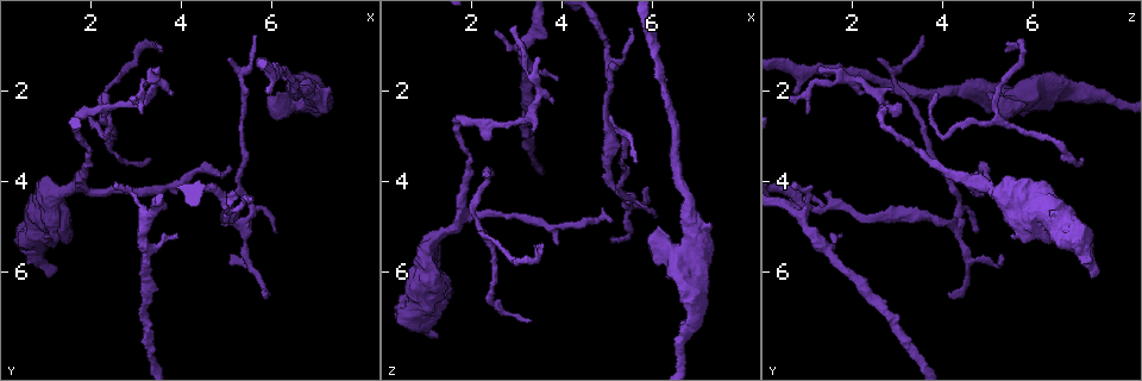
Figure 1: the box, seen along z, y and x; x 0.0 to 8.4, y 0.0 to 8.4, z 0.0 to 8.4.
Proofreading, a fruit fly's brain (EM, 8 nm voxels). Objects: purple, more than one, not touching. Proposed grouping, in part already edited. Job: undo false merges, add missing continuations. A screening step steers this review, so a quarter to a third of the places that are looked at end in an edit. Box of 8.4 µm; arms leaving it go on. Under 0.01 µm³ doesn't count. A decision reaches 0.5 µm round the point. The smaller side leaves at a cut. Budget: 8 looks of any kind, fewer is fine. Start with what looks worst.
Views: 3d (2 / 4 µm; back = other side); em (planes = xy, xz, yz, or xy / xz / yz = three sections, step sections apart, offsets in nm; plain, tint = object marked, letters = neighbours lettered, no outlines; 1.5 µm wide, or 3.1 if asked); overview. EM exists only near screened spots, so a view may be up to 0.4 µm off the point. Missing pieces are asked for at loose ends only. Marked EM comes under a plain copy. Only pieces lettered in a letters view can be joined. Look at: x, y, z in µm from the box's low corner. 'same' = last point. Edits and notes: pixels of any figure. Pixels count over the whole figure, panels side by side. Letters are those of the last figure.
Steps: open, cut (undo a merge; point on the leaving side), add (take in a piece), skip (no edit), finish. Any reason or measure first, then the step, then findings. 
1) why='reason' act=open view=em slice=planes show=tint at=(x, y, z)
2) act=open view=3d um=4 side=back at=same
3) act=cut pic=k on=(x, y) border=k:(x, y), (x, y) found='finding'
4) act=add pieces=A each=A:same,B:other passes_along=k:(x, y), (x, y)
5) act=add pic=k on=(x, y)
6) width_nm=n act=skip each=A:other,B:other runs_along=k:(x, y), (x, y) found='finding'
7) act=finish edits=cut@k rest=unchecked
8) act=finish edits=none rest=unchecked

why='tapers out' act=open view=em slice=planes show=tint at=(3.55, 1.20, 5.35)

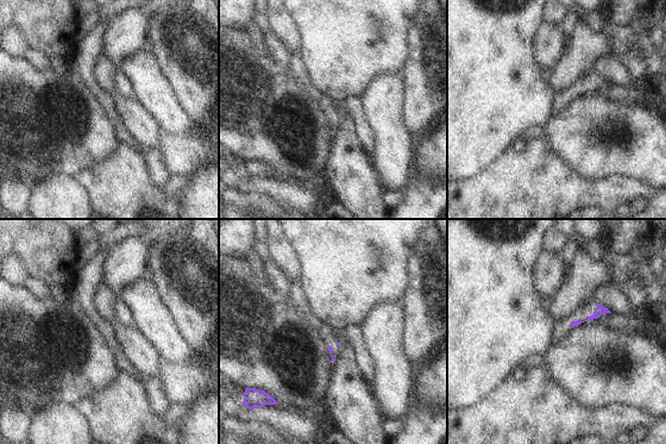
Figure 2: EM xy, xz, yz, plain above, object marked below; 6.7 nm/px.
why='what lies round it' act=open view=em slice=planes show=letters at=same

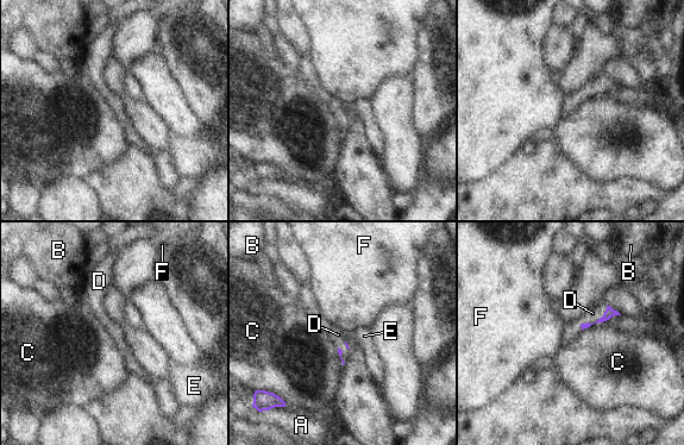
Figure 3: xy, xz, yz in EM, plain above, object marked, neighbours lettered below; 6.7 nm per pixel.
act=add pieces=D each=A:other,B:other,C:other,D:same,E:other,F:other passes_along=3:(609, 312), (596, 321), (592, 313) found='it goes on there'

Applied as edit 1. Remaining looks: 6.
why='branch stops here' act=open view=em slice=yz step=8 show=letters at=(3.55, 1.50, 1.25)

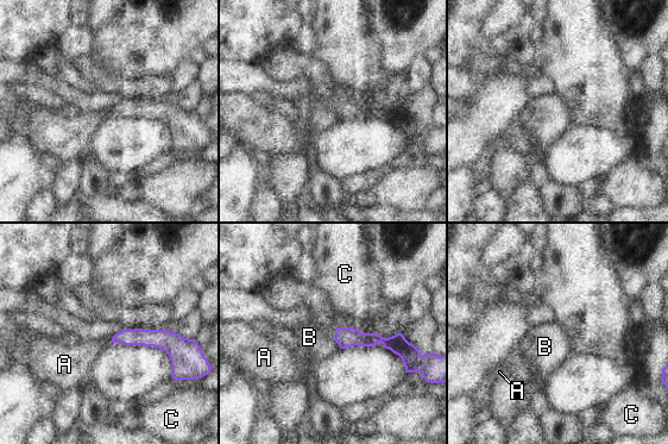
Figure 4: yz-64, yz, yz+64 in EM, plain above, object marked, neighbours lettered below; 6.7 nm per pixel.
act=skip each=A:other,B:other,C:other found='no lettered piece goes on from it'

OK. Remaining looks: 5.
why='branch stops here' act=open view=em slice=xz step=4 show=letters at=(5.90, 2.05, 0.65)

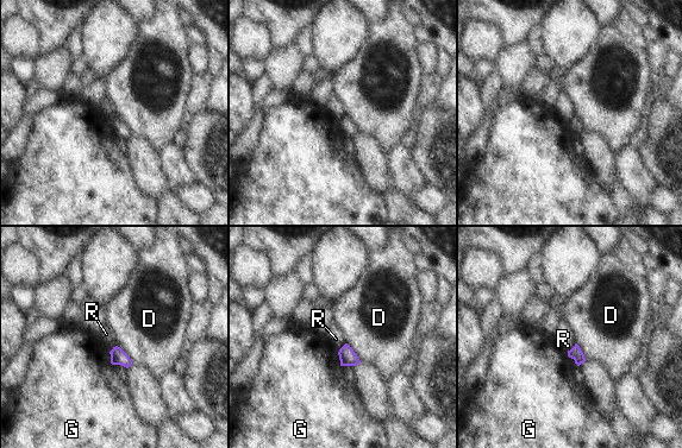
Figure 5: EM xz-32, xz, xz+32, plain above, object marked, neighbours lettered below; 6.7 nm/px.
why='another direction' act=open view=em slice=planes show=letters at=same

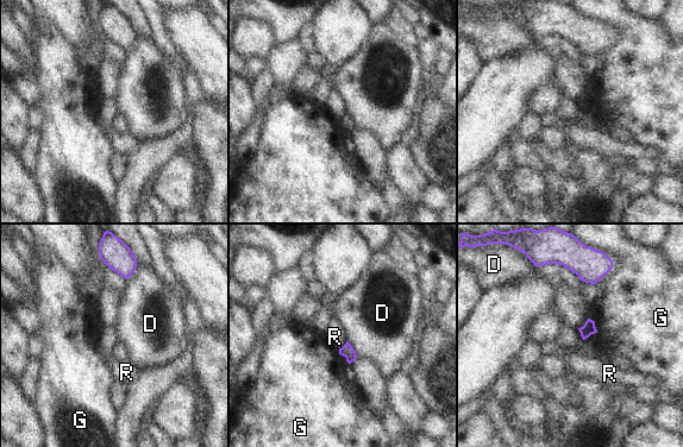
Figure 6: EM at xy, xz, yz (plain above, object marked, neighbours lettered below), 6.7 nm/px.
act=skip each=D:other,G:other,R:other border=6:(577, 328), (583, 340) found='no lettered piece goes on from it'

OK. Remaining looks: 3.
act=finish edits=add@3 rest=unchecked

